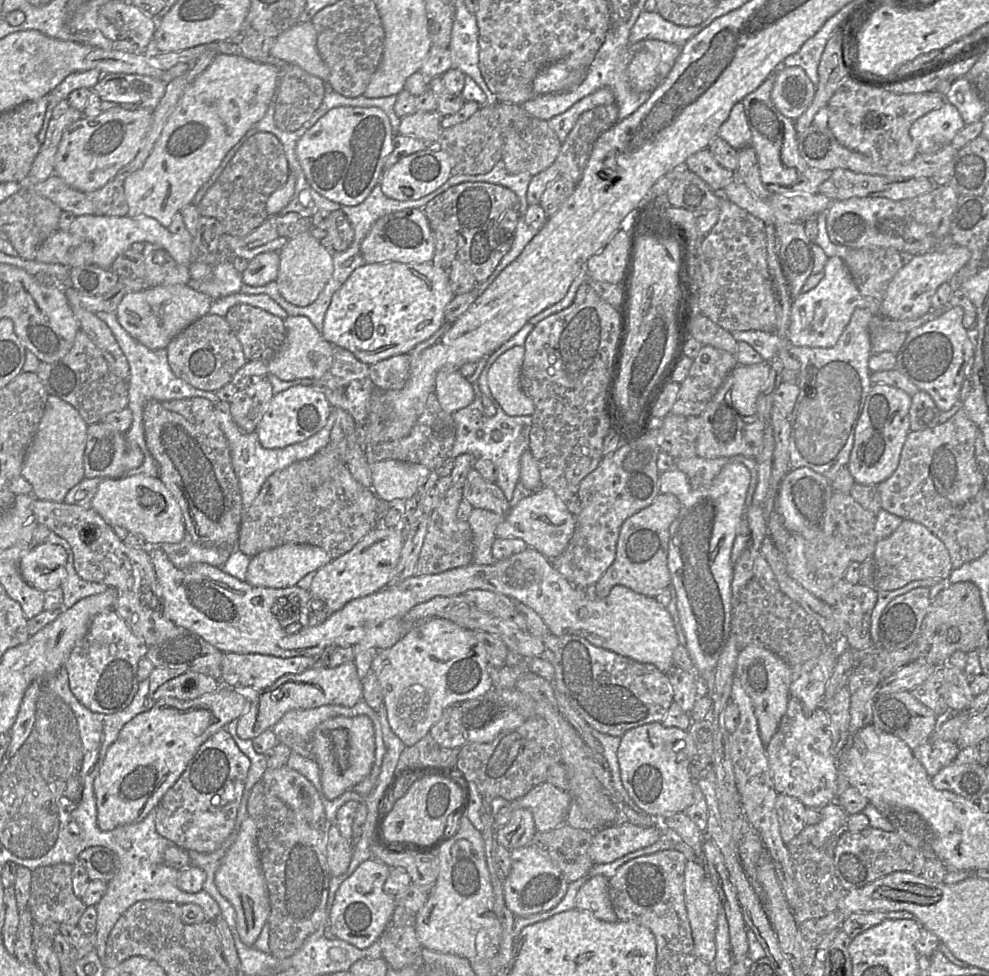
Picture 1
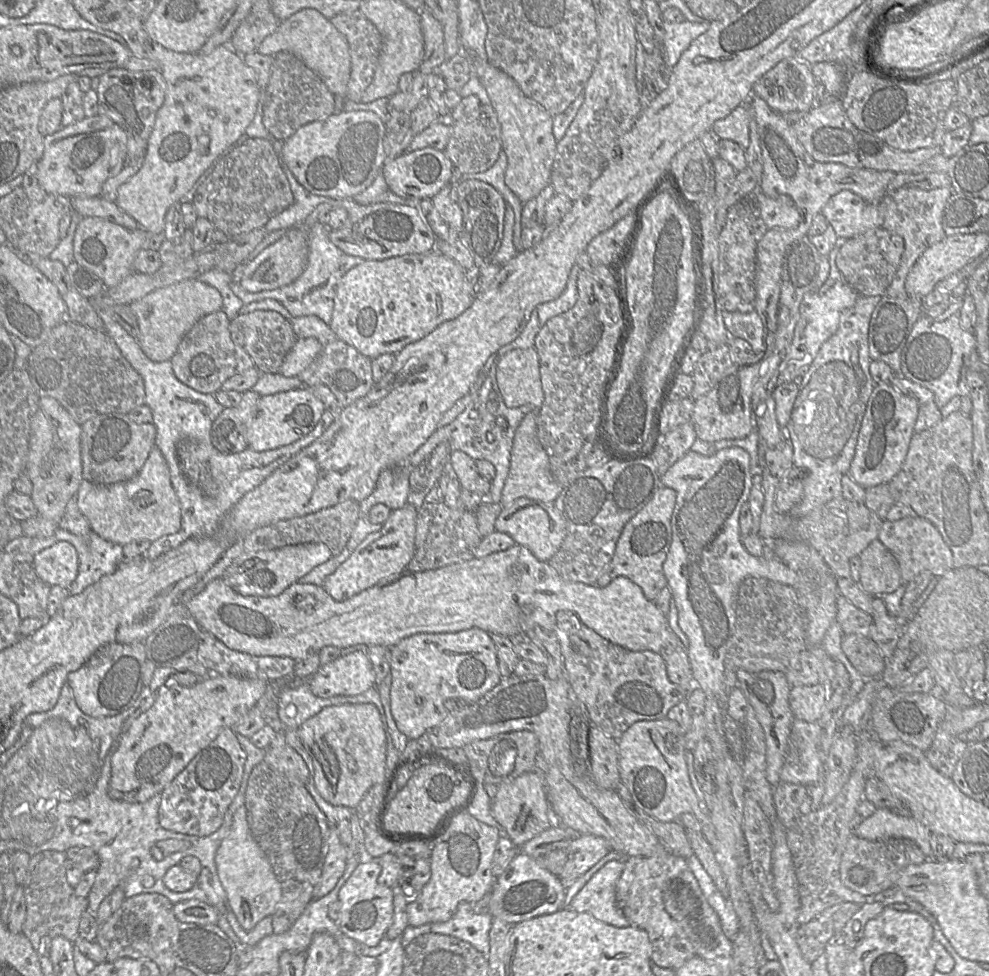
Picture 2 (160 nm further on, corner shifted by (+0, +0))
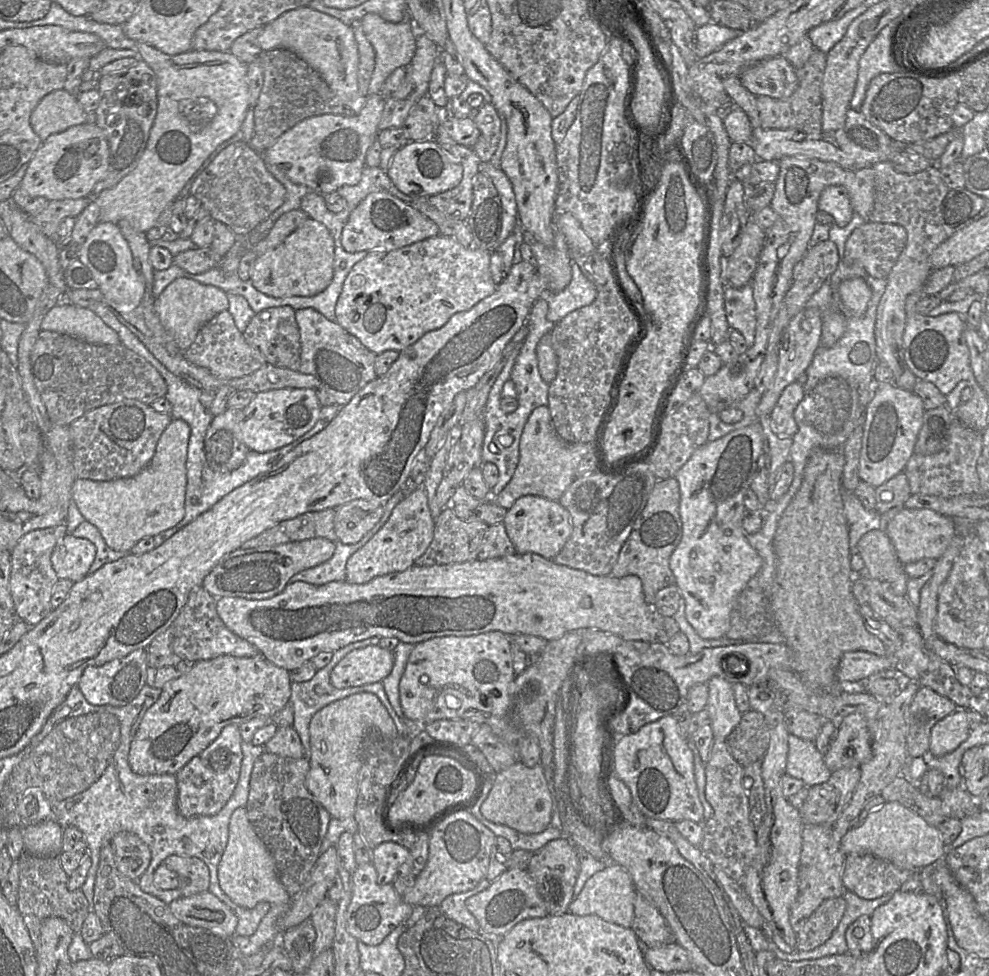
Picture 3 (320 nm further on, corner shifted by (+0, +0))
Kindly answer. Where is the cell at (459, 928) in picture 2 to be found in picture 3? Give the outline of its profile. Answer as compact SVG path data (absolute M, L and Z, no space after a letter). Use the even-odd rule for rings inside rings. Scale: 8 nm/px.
M484 878L475 888L469 891L449 895L439 905L439 908L449 919L467 927L474 932L480 932L479 923L466 908L465 901L466 899L487 889L490 884L491 881Z

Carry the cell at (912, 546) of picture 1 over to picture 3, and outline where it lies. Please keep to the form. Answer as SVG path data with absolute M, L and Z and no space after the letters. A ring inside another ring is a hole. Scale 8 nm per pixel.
M902 508L888 522L885 532L894 546L898 560L902 565L907 565L926 558L940 559L957 534L957 527L952 518L933 510Z

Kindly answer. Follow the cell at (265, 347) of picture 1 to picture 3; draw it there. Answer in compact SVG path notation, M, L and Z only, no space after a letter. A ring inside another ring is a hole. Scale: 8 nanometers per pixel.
M290 306L265 309L249 322L243 332L245 341L256 349L266 364L289 368L300 359L300 332Z

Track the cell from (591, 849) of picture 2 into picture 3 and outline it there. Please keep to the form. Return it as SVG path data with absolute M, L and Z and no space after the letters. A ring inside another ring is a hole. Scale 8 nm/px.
M565 838L551 840L538 851L526 869L536 884L537 891L543 899L549 915L558 915L569 912L574 886L580 869L580 861L574 845Z

